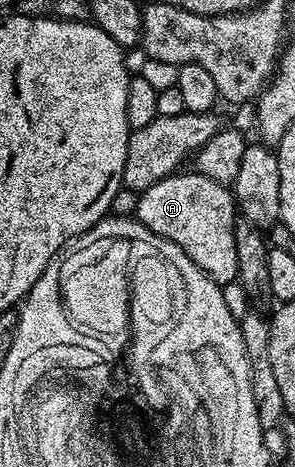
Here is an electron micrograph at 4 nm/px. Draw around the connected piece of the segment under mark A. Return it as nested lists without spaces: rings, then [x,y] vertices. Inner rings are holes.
[[[195,170],[185,171],[163,178],[146,192],[140,193],[136,219],[147,226],[153,235],[175,242],[175,246],[183,250],[186,258],[203,275],[222,286],[232,285],[237,278],[235,226],[239,219],[239,209],[232,191]]]

